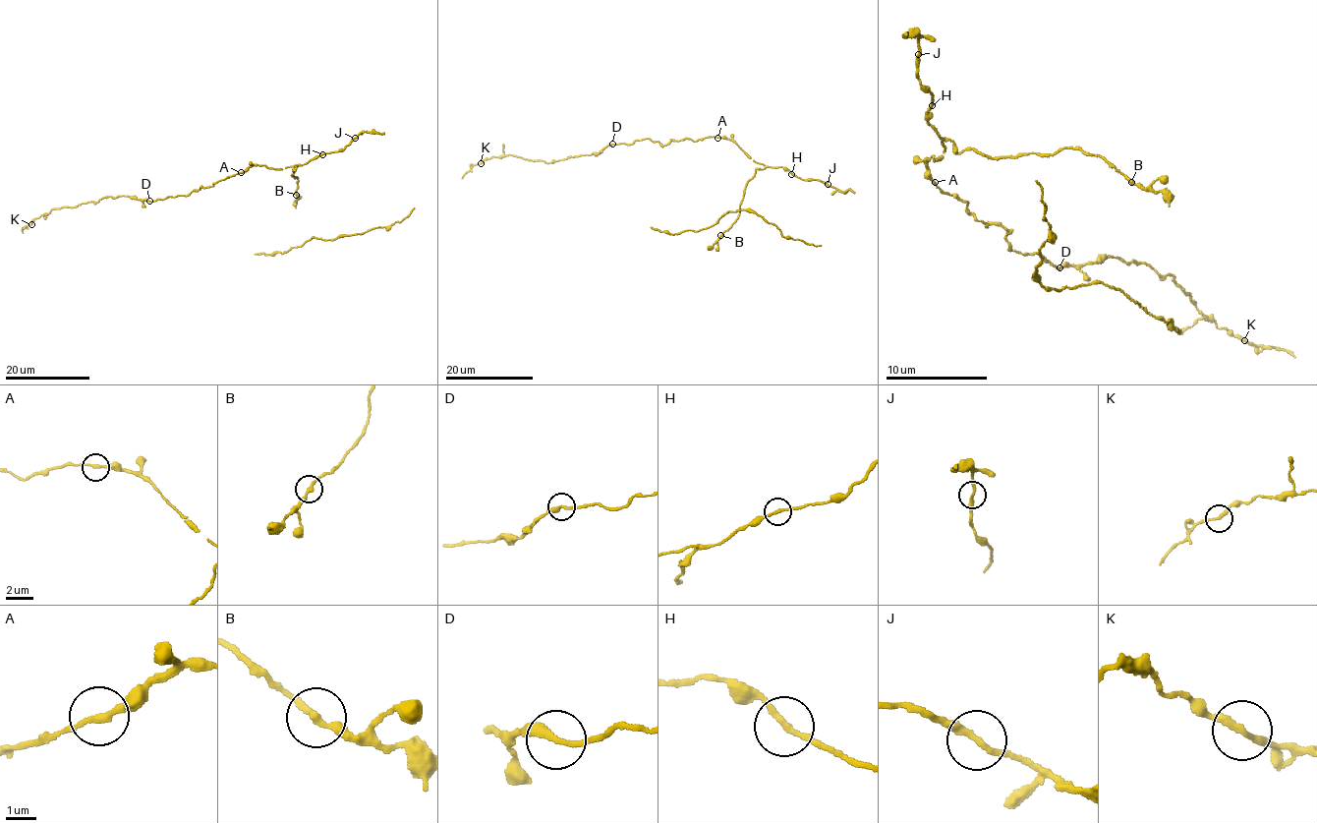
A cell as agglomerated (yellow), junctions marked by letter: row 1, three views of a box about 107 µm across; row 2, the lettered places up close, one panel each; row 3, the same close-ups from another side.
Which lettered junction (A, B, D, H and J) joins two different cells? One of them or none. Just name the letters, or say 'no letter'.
D

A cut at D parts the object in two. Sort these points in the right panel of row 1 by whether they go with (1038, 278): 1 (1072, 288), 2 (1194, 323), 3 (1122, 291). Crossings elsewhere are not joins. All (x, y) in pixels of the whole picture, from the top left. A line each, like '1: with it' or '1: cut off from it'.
1: with it
2: cut off from it
3: with it

